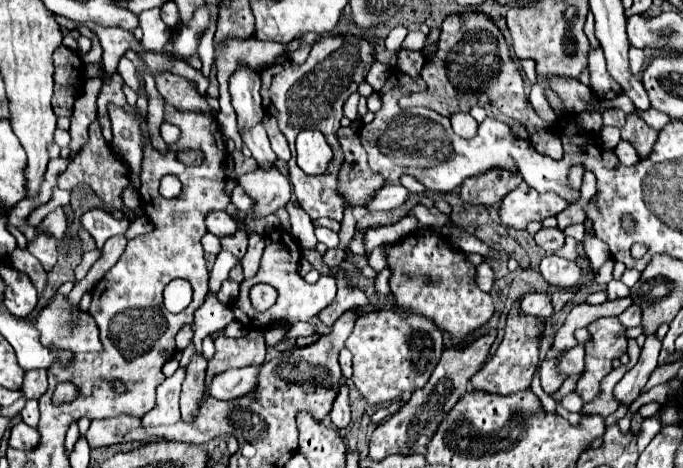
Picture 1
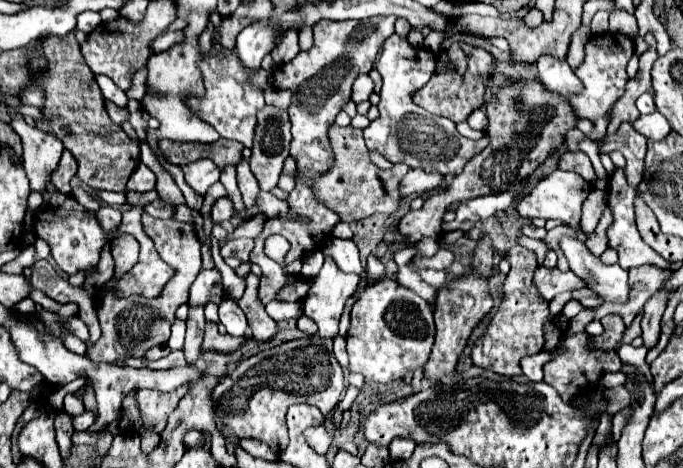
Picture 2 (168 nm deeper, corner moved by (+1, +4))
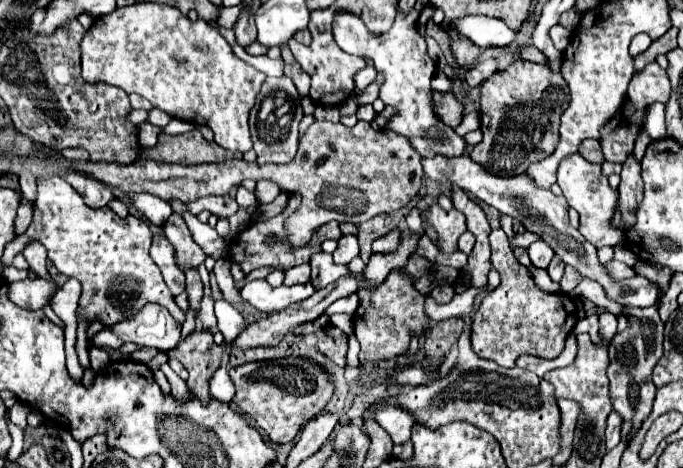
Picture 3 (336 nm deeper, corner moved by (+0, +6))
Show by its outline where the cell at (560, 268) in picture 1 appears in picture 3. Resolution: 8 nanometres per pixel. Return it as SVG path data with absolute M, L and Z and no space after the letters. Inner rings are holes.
M543 240L533 242L533 244L527 248L527 254L529 254L529 258L531 258L531 262L533 262L535 268L547 268L549 262L551 262L551 258L555 256L555 252L553 252Z

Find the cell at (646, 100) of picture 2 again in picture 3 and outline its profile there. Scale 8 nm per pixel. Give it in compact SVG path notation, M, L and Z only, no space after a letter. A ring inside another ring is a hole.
M655 102L653 106L649 106L647 118L645 118L645 130L647 130L651 140L667 138L667 130L665 130L665 104Z

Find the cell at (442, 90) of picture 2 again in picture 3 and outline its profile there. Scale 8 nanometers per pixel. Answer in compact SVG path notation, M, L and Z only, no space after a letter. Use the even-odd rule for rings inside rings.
M433 92L433 106L435 106L435 116L443 120L449 128L457 128L461 118L463 118L463 104L451 94L451 92Z

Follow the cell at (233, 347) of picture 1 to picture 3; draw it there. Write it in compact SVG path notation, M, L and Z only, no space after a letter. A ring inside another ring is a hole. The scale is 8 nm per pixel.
M205 296L203 300L201 300L201 308L199 308L199 324L203 326L203 328L207 328L207 330L215 330L215 326L217 326L217 318L215 318L215 314L213 314L213 298L211 296Z

